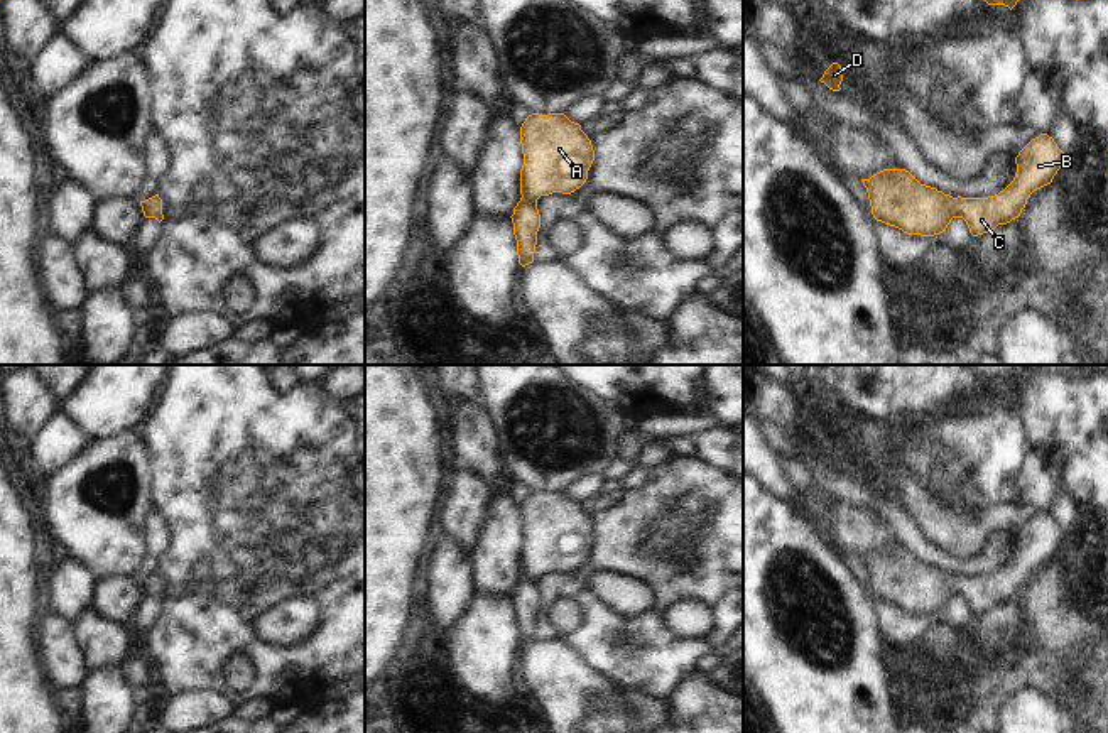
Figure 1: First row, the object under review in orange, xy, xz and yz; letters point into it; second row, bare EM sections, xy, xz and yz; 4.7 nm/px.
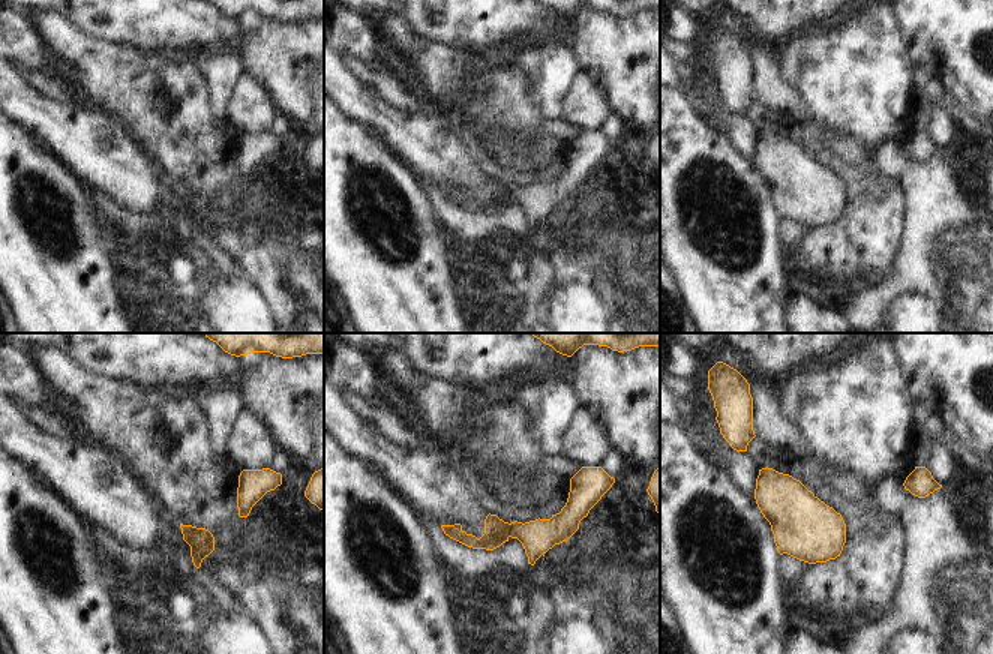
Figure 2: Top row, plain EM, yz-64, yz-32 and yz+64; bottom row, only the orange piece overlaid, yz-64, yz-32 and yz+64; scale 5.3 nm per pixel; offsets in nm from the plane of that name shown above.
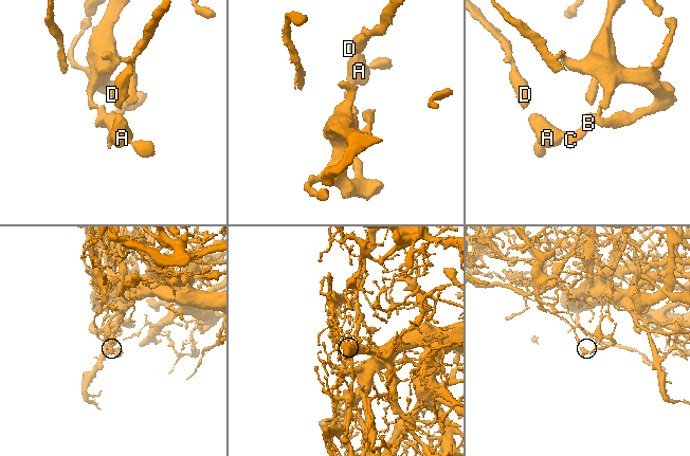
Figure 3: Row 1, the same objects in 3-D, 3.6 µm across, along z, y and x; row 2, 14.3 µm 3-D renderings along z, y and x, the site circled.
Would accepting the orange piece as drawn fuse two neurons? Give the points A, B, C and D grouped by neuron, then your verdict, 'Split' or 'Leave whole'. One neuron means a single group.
Groups: A B C D. Leave whole

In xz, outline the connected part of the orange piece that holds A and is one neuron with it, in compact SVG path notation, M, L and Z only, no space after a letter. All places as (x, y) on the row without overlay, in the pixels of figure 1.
M532 491L520 505L524 544L520 547L520 579L512 601L522 645L534 640L540 593L537 578L552 571L571 573L579 567L595 539L595 529L579 502L564 491Z

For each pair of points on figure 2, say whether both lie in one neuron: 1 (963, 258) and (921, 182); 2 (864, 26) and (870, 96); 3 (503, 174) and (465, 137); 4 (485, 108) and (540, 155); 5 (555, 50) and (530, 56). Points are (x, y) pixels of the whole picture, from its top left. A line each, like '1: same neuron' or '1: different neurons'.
1: same neuron
2: same neuron
3: same neuron
4: same neuron
5: same neuron

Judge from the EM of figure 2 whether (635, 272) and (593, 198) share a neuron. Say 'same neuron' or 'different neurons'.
same neuron

